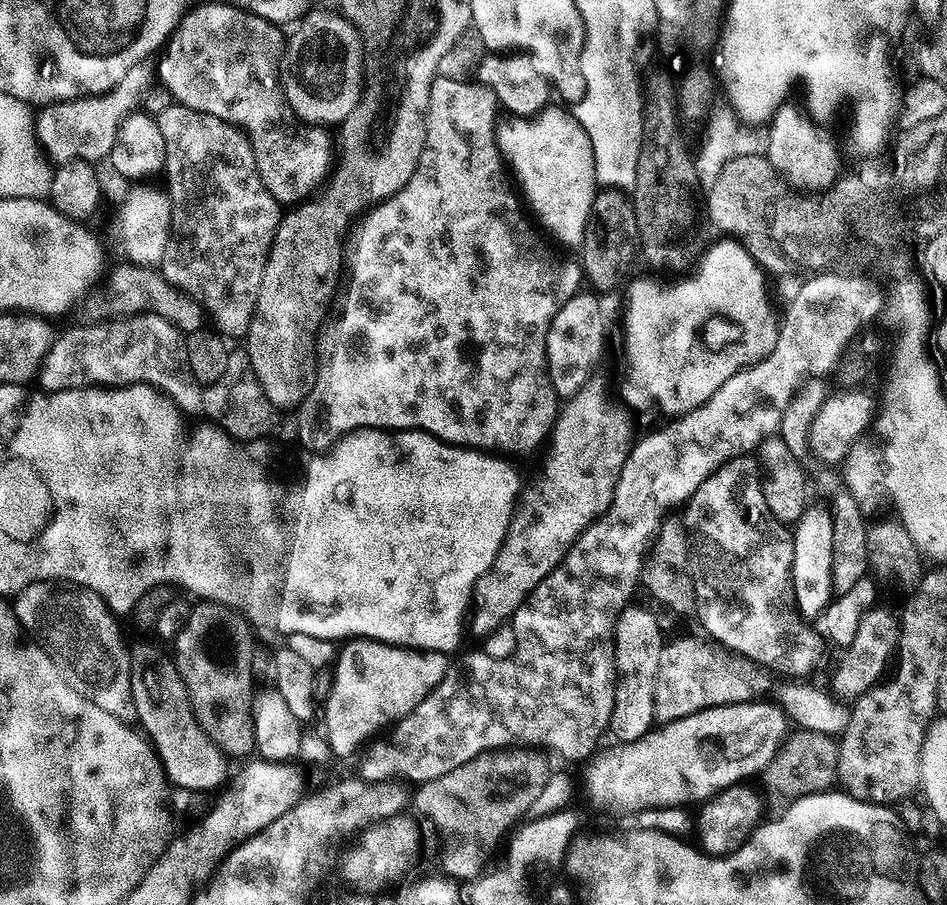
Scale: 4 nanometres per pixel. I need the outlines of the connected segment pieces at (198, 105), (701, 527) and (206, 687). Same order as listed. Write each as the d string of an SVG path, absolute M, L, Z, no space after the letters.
M230 2L199 4L189 8L180 17L174 35L167 41L168 49L165 50L160 65L155 65L154 68L159 83L175 103L216 116L242 132L244 128L248 135L247 147L250 149L252 162L256 165L258 178L277 204L292 206L311 197L312 187L333 167L334 140L333 137L332 140L328 137L327 127L297 126L284 121L289 119L290 112L285 105L284 94L280 91L278 64L274 59L278 52L277 25L263 20L260 16L249 14L243 8L236 8Z
M751 455L728 458L709 473L696 493L683 505L682 519L690 537L694 616L724 647L753 660L756 666L777 668L792 678L796 671L814 671L820 664L820 655L826 649L826 644L819 631L812 629L811 632L807 622L800 620L804 618L790 599L792 534L770 514L762 494L761 479L761 469Z
M213 600L196 602L189 607L188 620L176 635L176 659L174 665L180 673L181 680L188 692L189 706L196 716L200 728L209 738L209 742L221 749L228 758L253 755L254 722L252 721L252 632L248 619L241 612L228 608L224 604L216 604Z

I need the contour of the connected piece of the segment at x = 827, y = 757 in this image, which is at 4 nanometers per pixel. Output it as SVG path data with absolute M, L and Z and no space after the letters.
M789 731L774 758L763 768L763 795L771 803L773 800L774 803L780 804L779 806L787 806L798 798L829 789L829 785L837 781L836 767L839 764L837 745L837 741L826 733Z

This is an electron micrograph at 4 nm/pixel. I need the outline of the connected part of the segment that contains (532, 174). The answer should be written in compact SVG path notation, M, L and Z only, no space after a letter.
M541 108L531 118L524 114L509 115L504 118L508 120L495 125L494 135L523 203L530 212L532 207L534 220L536 215L535 223L558 243L576 250L583 242L592 218L592 199L596 193L593 154L575 115L560 108Z

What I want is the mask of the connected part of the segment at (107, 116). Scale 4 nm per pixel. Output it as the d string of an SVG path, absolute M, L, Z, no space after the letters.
M107 95L82 96L47 103L40 112L37 111L34 118L37 143L53 163L76 159L97 162L104 157L107 159L115 151L122 116L121 113L109 112L108 99Z

